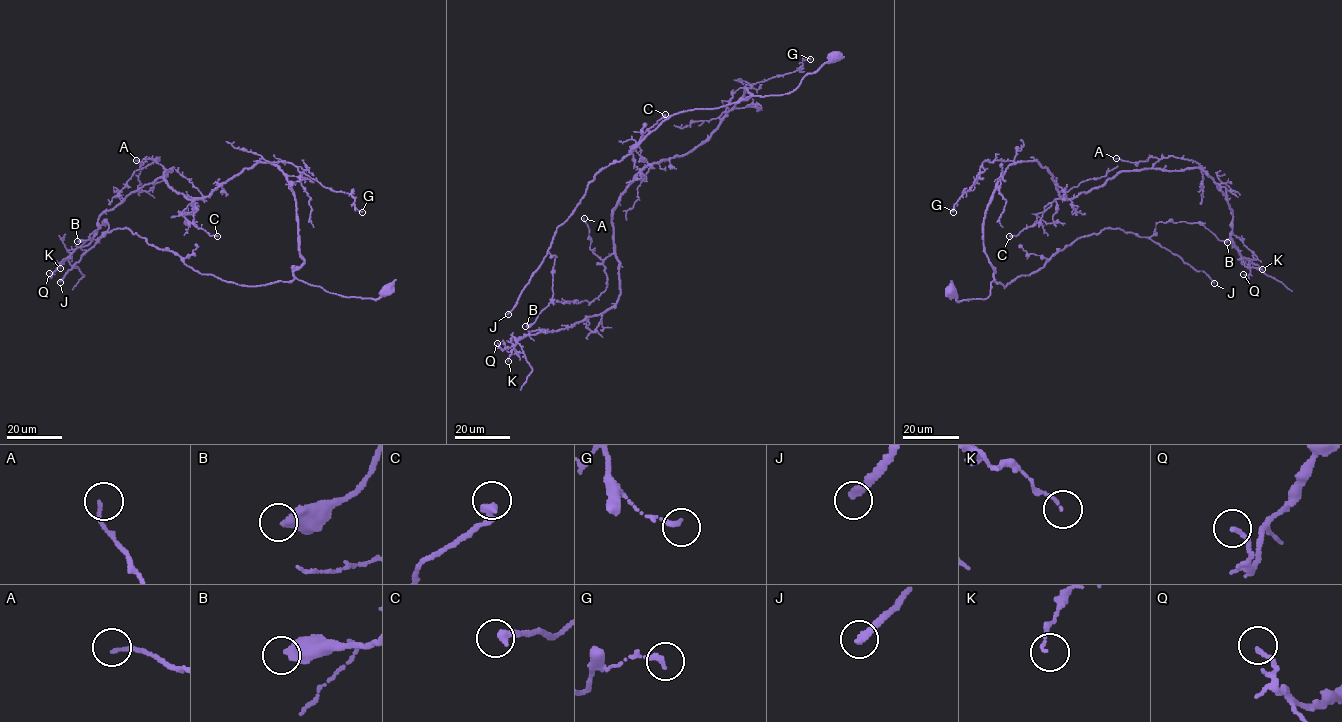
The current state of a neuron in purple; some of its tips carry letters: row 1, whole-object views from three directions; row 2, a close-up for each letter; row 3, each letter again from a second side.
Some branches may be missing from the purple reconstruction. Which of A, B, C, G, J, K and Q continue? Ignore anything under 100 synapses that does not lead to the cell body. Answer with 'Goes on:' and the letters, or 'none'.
Goes on: J

